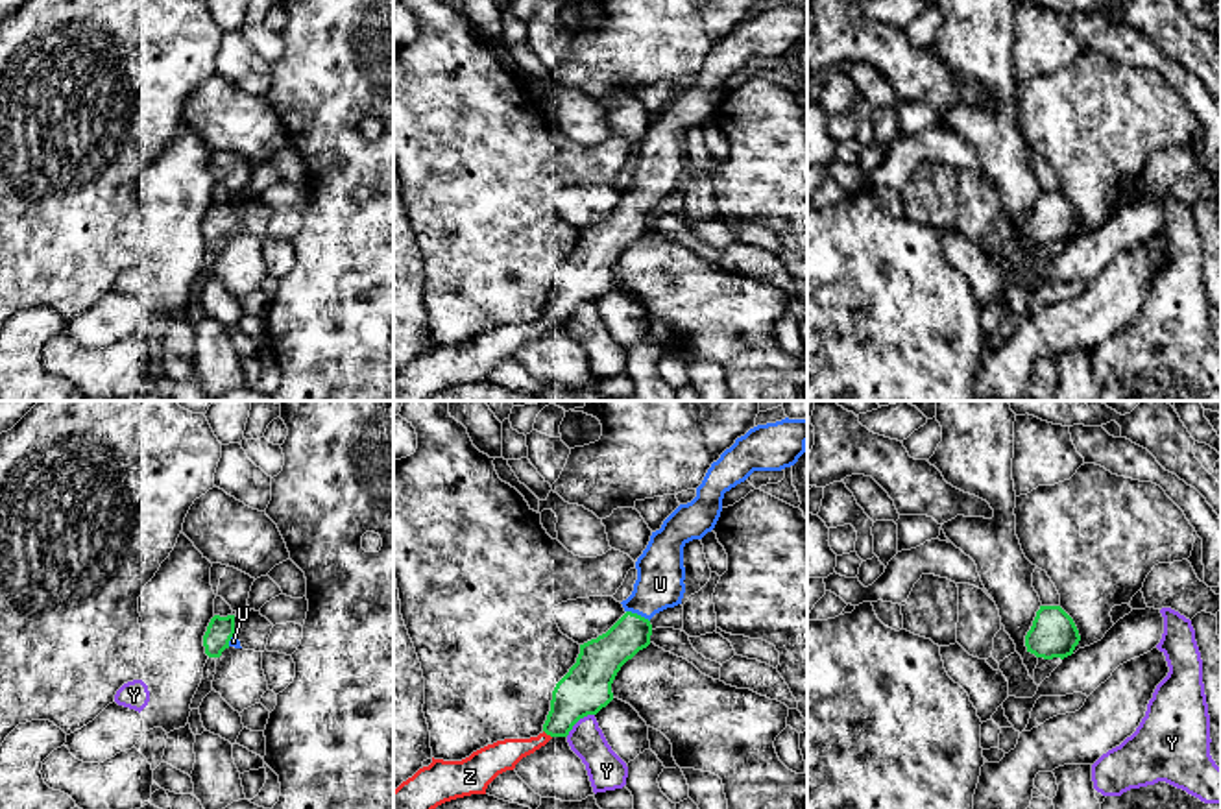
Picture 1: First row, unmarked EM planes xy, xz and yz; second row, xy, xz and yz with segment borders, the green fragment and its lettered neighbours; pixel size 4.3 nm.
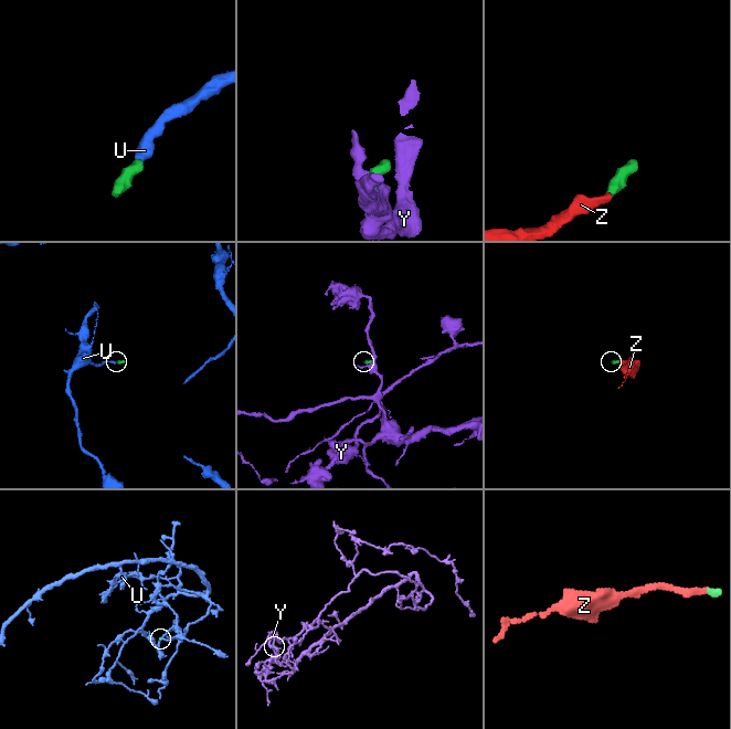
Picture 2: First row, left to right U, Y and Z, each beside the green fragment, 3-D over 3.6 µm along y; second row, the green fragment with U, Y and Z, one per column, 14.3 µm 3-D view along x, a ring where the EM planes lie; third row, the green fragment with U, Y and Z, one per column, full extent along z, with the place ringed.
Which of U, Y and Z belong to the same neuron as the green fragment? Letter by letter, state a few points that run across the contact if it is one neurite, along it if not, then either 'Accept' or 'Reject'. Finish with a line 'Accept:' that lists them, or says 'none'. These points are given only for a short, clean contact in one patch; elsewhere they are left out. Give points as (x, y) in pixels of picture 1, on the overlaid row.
U: Line: xz (601, 658), (638, 615), (640, 606), (660, 584). Accept
Y: Reject
Z: Accept
Accept: U, Z

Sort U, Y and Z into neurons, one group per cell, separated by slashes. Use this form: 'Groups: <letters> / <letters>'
Groups: U Z / Y

